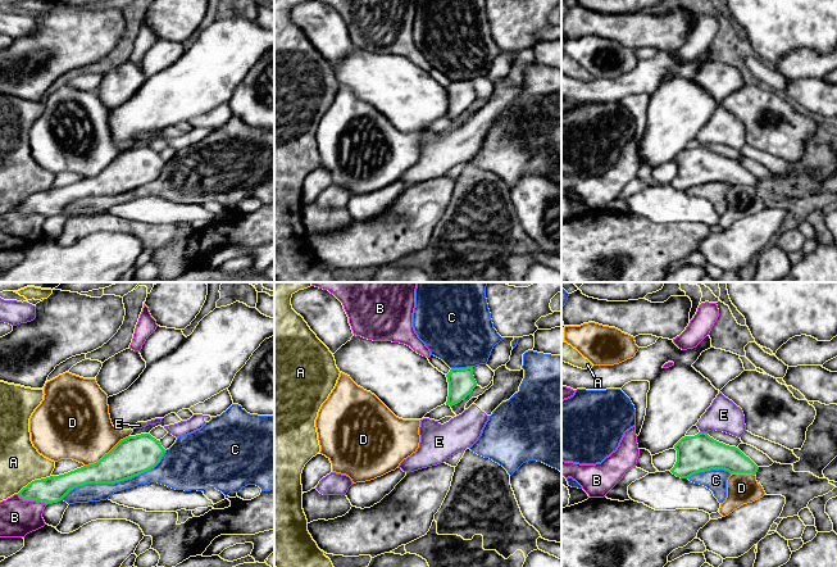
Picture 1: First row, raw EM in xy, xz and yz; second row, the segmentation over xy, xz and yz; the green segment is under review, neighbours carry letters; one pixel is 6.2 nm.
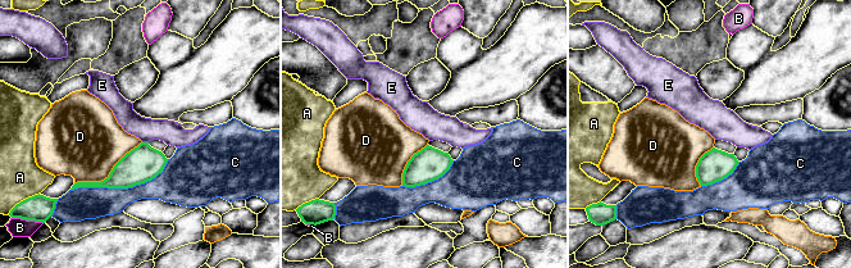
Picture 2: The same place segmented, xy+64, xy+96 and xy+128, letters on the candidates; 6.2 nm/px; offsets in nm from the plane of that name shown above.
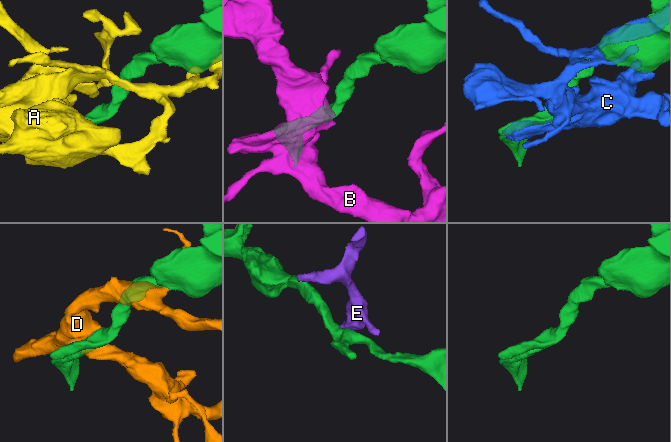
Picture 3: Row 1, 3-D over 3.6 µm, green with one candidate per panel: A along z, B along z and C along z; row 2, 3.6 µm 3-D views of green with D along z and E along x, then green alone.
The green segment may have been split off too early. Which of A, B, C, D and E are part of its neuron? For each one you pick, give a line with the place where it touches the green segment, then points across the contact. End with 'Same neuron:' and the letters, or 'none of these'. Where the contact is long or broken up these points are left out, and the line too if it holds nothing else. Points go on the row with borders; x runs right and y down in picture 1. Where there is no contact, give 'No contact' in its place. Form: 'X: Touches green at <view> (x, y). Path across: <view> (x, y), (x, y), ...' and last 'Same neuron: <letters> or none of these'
Same neuron: none of these

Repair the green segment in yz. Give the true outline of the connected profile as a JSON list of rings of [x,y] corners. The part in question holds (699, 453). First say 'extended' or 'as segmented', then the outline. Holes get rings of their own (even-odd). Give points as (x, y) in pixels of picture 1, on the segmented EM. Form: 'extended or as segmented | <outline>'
as segmented | [[[708,432],[684,436],[674,445],[674,449],[677,462],[670,472],[681,478],[710,470],[752,475],[756,475],[759,470],[738,448],[714,440]]]

